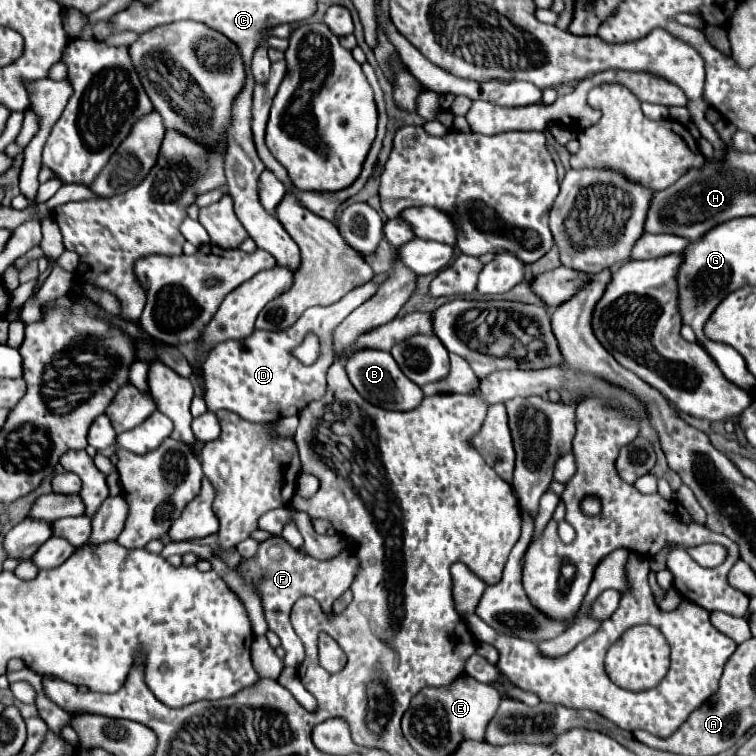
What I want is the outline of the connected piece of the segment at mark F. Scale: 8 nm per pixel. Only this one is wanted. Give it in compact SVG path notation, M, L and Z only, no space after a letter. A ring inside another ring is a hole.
M272 537L260 545L260 553L258 553L256 561L252 561L252 565L248 565L248 569L244 569L244 573L248 573L248 577L252 577L252 581L256 581L256 589L260 589L260 595L264 595L264 615L266 615L270 629L282 639L282 647L286 649L286 657L284 657L286 667L298 667L304 661L304 645L300 643L298 635L294 633L294 629L290 625L292 605L298 601L298 597L310 595L320 603L320 607L326 613L332 611L332 603L346 589L350 589L350 585L356 577L356 571L358 571L358 559L352 549L346 549L344 553L340 553L338 557L334 557L330 561L318 561L318 559L312 559L312 557L302 555L300 551L292 549L282 537ZM274 545L280 547L278 559L270 557L270 547L274 547Z

